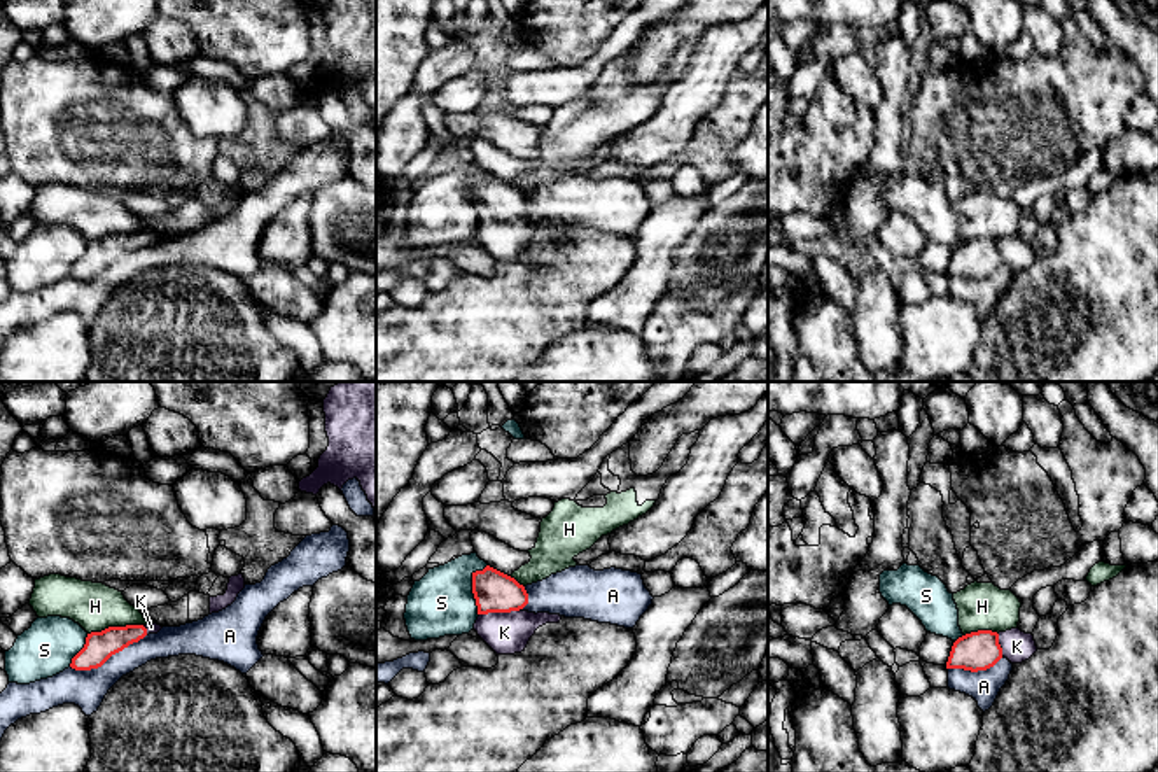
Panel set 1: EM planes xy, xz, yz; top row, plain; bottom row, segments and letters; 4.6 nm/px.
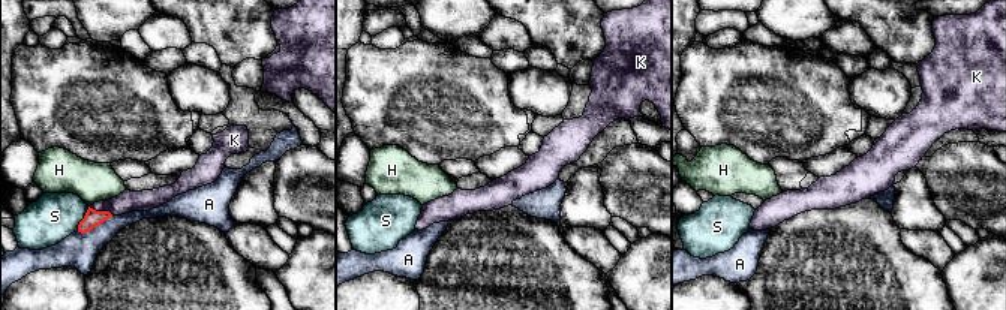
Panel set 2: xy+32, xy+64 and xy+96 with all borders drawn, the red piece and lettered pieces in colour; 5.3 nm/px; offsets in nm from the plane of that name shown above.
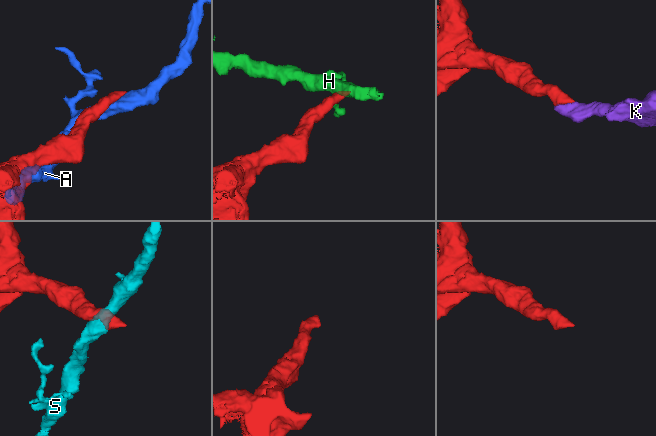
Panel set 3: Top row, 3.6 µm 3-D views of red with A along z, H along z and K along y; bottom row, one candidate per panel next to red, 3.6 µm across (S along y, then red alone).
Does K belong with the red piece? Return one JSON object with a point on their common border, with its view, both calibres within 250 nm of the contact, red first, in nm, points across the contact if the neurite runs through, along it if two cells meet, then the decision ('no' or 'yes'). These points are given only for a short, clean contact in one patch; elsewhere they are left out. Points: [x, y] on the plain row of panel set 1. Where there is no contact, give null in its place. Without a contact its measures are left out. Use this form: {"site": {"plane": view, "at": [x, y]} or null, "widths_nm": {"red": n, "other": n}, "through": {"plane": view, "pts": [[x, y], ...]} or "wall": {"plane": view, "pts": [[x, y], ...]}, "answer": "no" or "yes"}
{"site": {"plane": "xz", "at": [499, 219]}, "widths_nm": {"red": 190, "other": 190}, "through": {"plane": "xz", "pts": [[495, 200], [499, 219], [504, 240]]}, "answer": "yes"}

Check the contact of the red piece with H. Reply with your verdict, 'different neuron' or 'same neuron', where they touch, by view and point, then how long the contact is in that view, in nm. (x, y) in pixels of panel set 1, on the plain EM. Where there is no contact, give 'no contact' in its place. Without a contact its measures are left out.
different neuron; meets red in xy at (114, 235); contact 260 nm long

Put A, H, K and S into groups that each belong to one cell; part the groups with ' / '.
A / H / K / S

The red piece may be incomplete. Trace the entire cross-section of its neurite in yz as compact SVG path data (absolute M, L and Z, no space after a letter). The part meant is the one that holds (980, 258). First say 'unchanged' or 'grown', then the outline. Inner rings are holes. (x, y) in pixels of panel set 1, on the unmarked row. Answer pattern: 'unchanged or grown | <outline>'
grown | M1018 235L999 242L978 238L953 250L946 277L978 280L994 275L1002 264L1011 271L1022 271L1036 259L1034 243L1022 240Z

